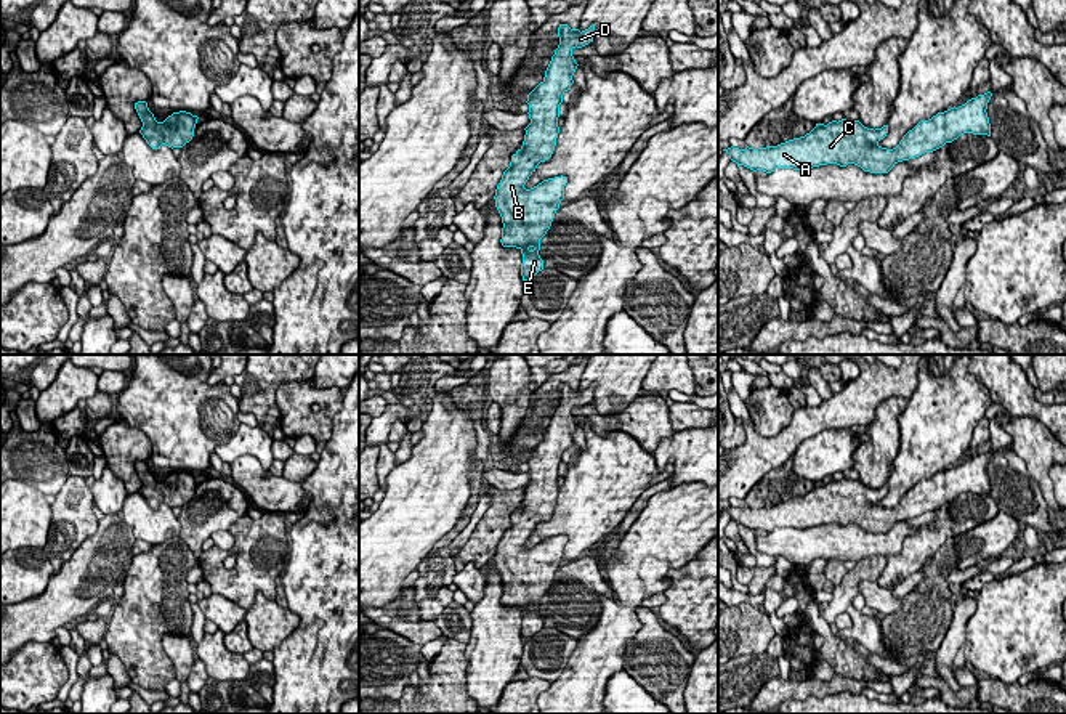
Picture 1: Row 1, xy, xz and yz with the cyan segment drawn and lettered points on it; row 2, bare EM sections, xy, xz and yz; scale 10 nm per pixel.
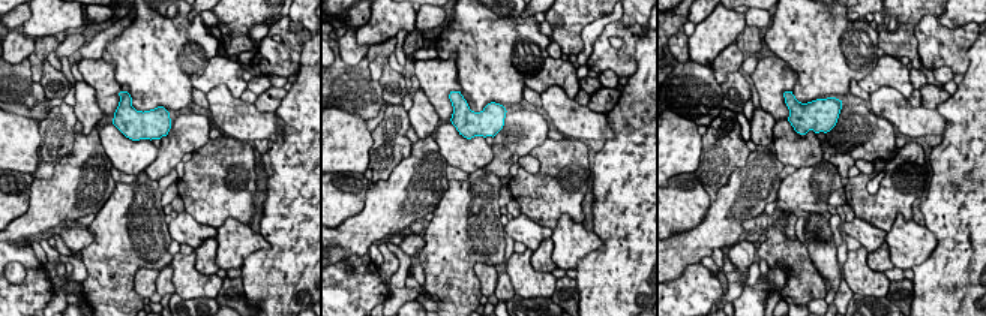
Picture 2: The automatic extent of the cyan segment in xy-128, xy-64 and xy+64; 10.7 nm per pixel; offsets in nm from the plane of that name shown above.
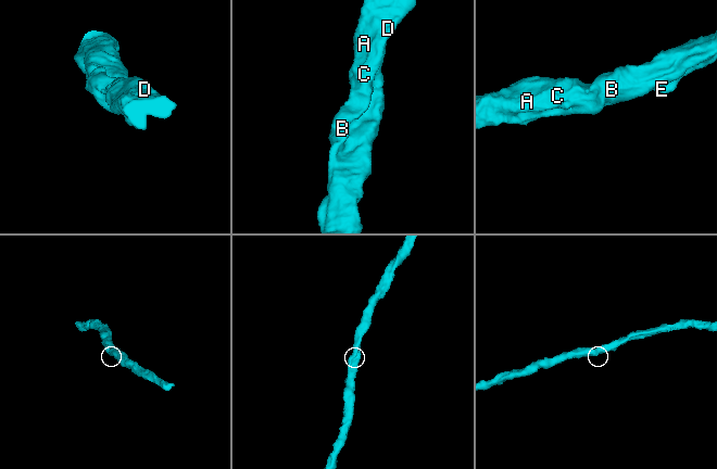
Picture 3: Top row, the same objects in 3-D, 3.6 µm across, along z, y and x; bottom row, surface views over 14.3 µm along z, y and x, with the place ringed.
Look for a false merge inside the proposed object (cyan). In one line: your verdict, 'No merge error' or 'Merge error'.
No merge error

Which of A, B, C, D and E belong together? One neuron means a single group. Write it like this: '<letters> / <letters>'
A B C D E

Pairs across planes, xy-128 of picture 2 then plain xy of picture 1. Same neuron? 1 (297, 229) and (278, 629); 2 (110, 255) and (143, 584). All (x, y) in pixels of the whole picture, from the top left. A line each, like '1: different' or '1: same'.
1: different
2: same

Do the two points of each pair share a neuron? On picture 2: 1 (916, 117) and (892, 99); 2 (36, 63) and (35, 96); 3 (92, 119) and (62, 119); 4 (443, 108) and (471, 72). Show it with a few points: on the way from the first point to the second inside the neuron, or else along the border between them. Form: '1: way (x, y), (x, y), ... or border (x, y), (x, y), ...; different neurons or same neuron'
1: way (910, 117), (895, 105); same neuron
2: border (27, 59), (30, 78), (36, 84); different neurons
3: border (72, 107), (77, 120); different neurons
4: border (438, 57), (453, 62), (461, 90); different neurons

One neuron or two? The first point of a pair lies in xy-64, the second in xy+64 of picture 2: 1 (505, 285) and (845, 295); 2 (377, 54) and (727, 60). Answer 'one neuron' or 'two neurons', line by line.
1: one neuron
2: one neuron

